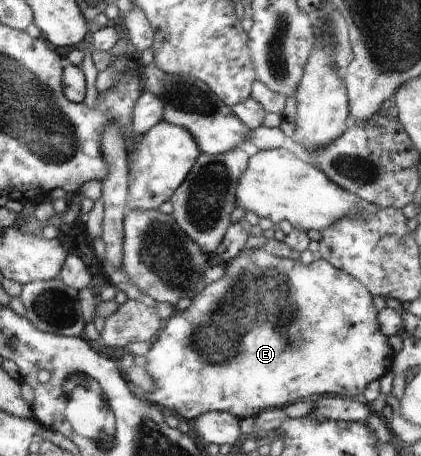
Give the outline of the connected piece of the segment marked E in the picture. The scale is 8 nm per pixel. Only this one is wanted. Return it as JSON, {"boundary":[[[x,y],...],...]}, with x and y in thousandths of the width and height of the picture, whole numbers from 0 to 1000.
{"boundary":[[[622,546],[596,548],[589,557],[570,555],[556,570],[534,579],[532,605],[513,618],[489,625],[454,654],[454,667],[439,680],[413,684],[399,702],[399,715],[390,715],[390,728],[380,741],[366,750],[344,776],[347,796],[342,807],[366,833],[366,855],[347,860],[337,868],[352,873],[352,882],[380,890],[394,904],[416,908],[430,921],[466,921],[485,906],[513,899],[513,904],[539,904],[558,910],[561,917],[599,917],[656,890],[679,893],[684,886],[703,884],[703,877],[732,868],[762,868],[765,864],[798,864],[827,873],[827,868],[850,868],[865,860],[869,842],[884,833],[898,833],[926,811],[931,803],[931,763],[922,754],[922,737],[907,728],[900,702],[893,702],[893,675],[884,662],[881,638],[872,634],[836,603],[822,601],[815,592],[789,583],[786,575],[753,564],[746,575],[722,583],[713,568],[694,570],[665,566],[663,561],[637,557]]]}

